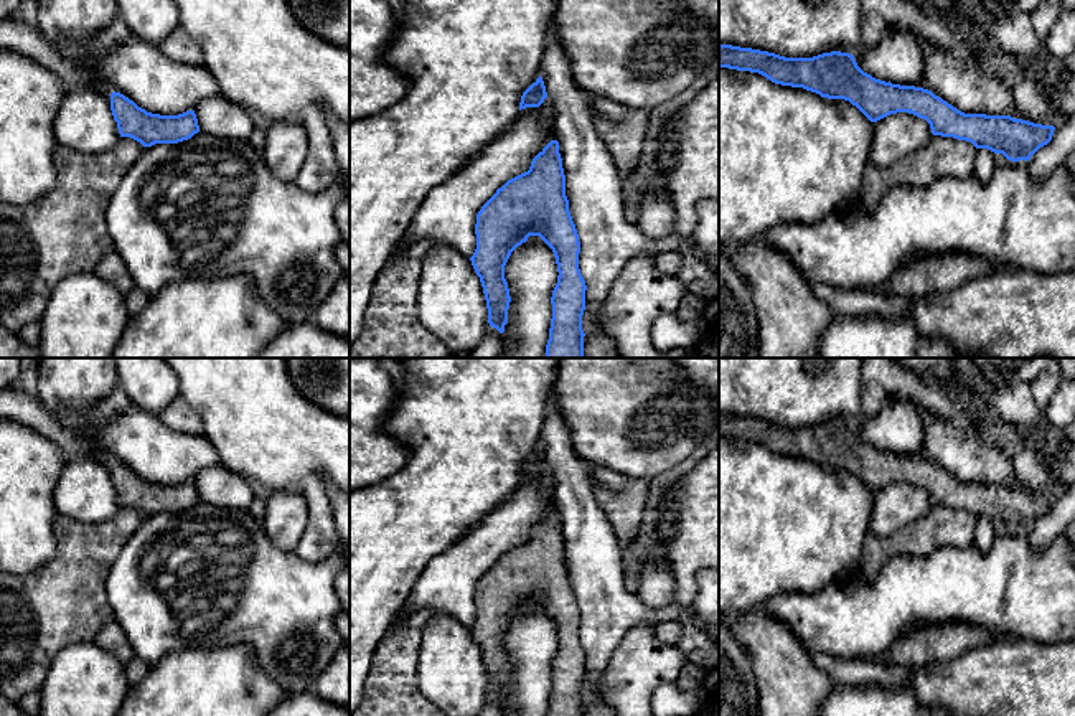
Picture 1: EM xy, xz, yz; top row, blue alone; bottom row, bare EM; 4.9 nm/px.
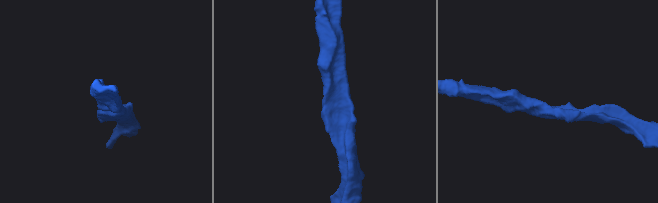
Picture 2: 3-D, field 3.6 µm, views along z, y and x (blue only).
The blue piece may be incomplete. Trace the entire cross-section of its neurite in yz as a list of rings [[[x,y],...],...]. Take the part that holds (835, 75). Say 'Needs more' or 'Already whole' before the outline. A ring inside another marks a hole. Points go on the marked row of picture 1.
Already whole. [[[719,45],[719,68],[758,73],[775,84],[803,87],[828,99],[844,99],[871,122],[908,112],[930,124],[933,135],[971,142],[976,148],[1002,153],[1011,162],[1030,157],[1052,140],[1054,125],[1011,115],[965,114],[915,86],[892,84],[864,73],[852,54],[831,51],[813,58]]]

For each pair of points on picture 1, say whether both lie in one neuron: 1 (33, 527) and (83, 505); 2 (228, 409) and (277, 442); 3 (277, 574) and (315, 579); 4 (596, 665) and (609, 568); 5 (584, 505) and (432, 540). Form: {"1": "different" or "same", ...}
{"1": "different", "2": "same", "3": "same", "4": "same", "5": "different"}

